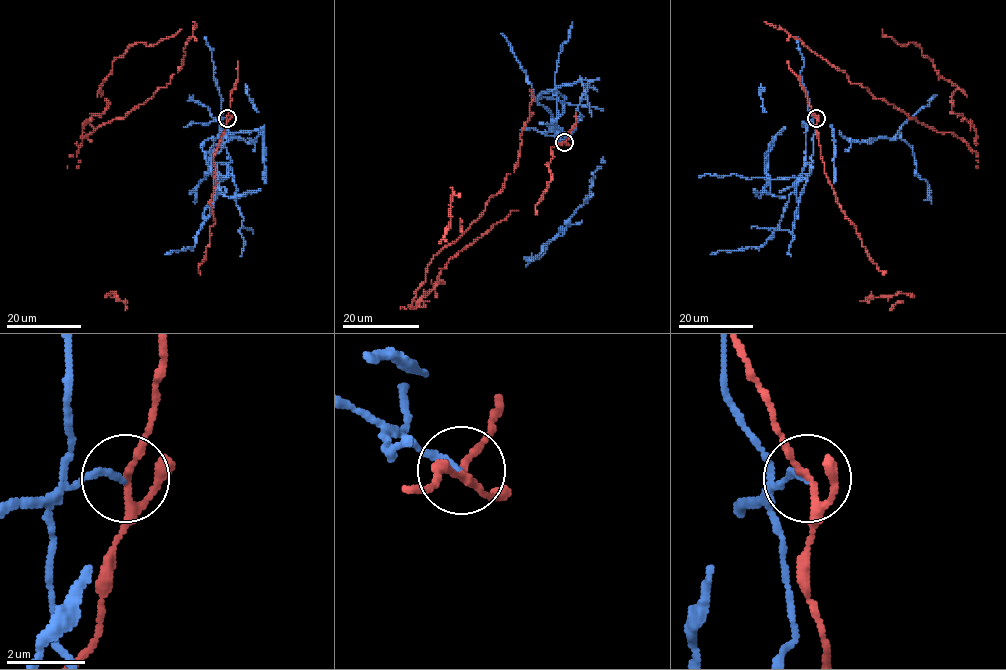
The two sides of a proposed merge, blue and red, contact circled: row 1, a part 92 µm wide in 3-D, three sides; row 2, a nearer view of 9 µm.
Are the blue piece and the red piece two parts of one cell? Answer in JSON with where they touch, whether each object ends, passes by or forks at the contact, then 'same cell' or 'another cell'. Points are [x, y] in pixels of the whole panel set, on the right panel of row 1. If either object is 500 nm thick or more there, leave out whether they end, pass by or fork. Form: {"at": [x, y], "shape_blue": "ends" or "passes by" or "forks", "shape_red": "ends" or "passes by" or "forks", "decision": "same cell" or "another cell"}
{"at": [816, 118], "shape_blue": "ends", "shape_red": "forks", "decision": "another cell"}

